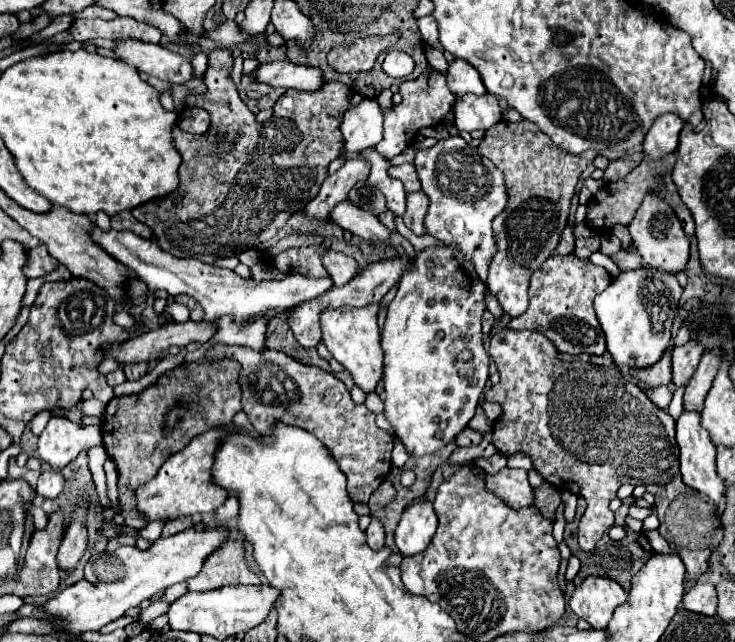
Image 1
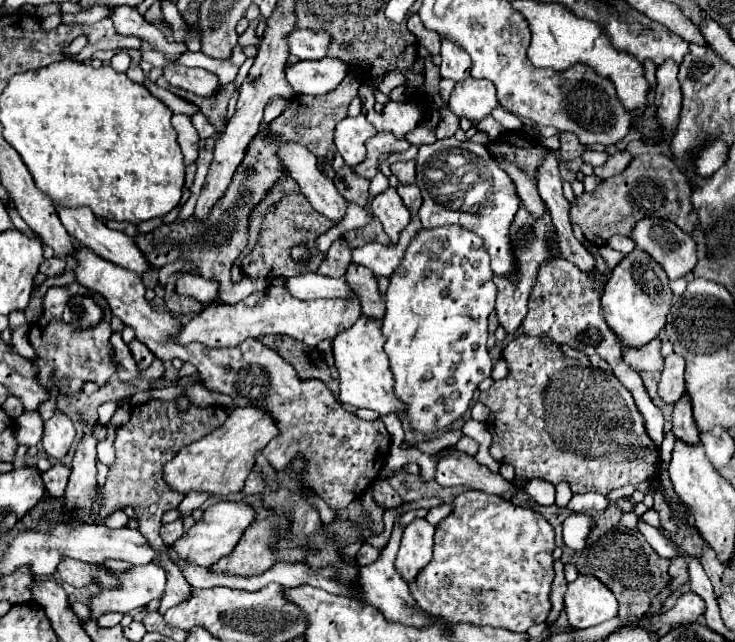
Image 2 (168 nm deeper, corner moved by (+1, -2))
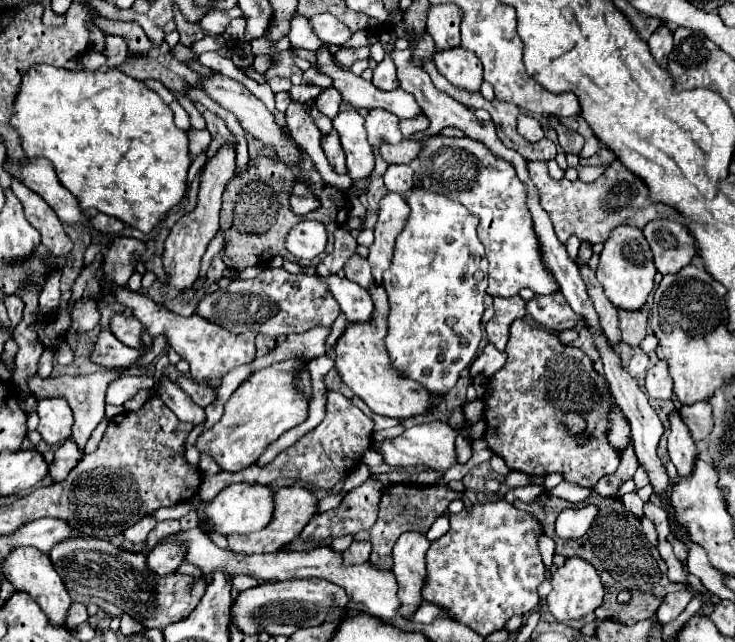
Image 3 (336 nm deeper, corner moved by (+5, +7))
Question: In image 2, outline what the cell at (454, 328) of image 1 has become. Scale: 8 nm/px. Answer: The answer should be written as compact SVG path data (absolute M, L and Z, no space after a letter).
M455 224L441 226L441 228L431 228L431 230L421 228L411 238L401 264L391 274L389 288L387 288L387 294L385 294L385 298L387 298L387 314L383 318L383 336L387 338L385 340L385 354L389 356L391 370L393 370L393 376L395 376L395 396L407 406L405 414L409 416L413 428L417 428L421 432L433 432L433 430L449 428L451 422L455 422L457 418L461 418L461 414L469 408L473 392L477 390L477 384L481 380L489 378L489 372L493 368L493 360L491 360L491 356L487 352L487 346L485 346L487 344L487 318L495 310L495 292L497 292L497 288L491 282L491 278L493 278L493 272L489 268L489 254L485 250L483 240L475 232L469 232L467 228L457 228Z

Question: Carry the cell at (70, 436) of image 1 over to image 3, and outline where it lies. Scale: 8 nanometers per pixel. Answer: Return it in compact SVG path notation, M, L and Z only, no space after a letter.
M53 397L53 399L41 399L37 405L39 413L39 427L43 441L47 445L57 445L69 439L71 425L73 425L73 413L65 399Z

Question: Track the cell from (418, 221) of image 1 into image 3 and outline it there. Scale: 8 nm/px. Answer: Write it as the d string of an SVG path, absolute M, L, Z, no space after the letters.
M389 165L385 173L385 187L399 195L407 195L413 189L413 169L409 165Z

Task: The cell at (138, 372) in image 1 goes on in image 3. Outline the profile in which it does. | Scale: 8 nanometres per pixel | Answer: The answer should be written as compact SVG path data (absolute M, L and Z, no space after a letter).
M115 315L111 319L111 331L113 335L123 341L127 347L133 347L133 349L143 349L143 327L141 323L137 323L137 319L133 317L123 317L123 315Z

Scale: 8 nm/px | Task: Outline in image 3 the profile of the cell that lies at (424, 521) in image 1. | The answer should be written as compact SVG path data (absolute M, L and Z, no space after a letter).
M407 531L393 547L393 573L399 583L401 615L411 615L421 603L421 587L425 581L425 553L429 539L423 533Z

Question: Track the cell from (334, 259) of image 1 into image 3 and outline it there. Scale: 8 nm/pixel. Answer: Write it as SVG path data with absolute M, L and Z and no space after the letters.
M374 282L369 287L369 295L374 304L372 318L365 323L347 323L343 335L335 343L335 369L339 371L343 383L357 397L361 397L373 413L379 413L385 417L397 417L397 419L421 415L429 409L429 403L431 403L429 393L421 385L409 379L401 379L401 375L397 375L389 367L389 355L383 345L383 339L387 335L389 314L387 293L383 285Z

